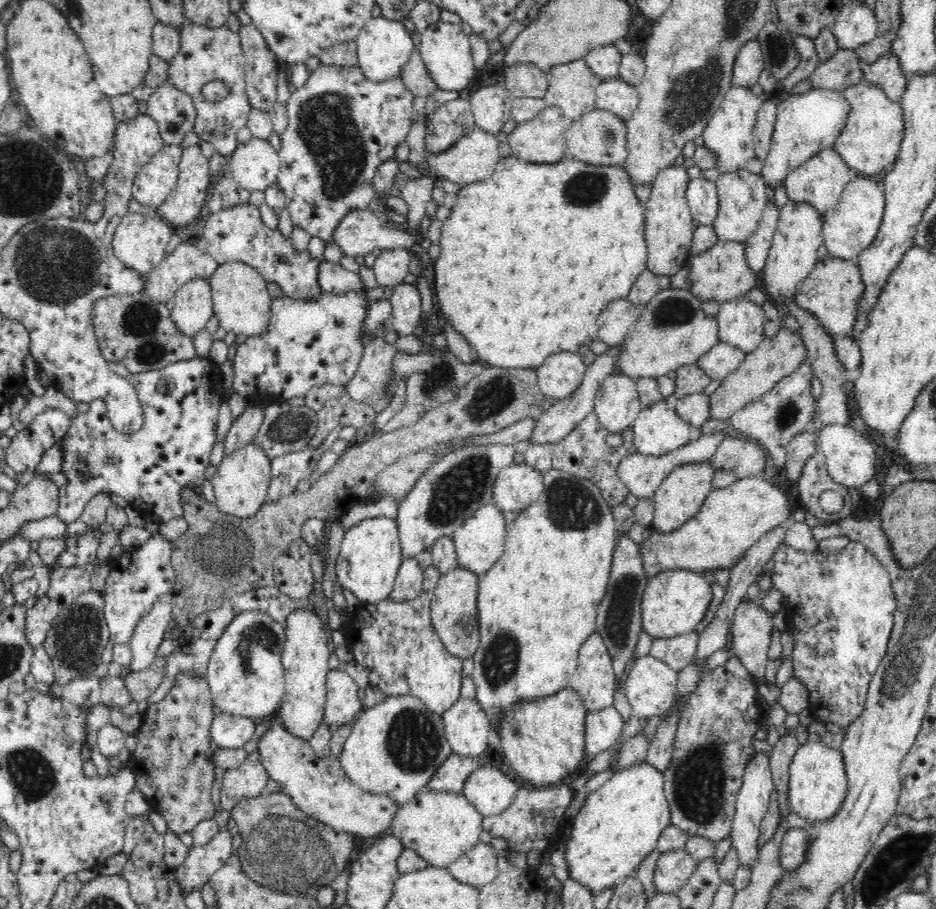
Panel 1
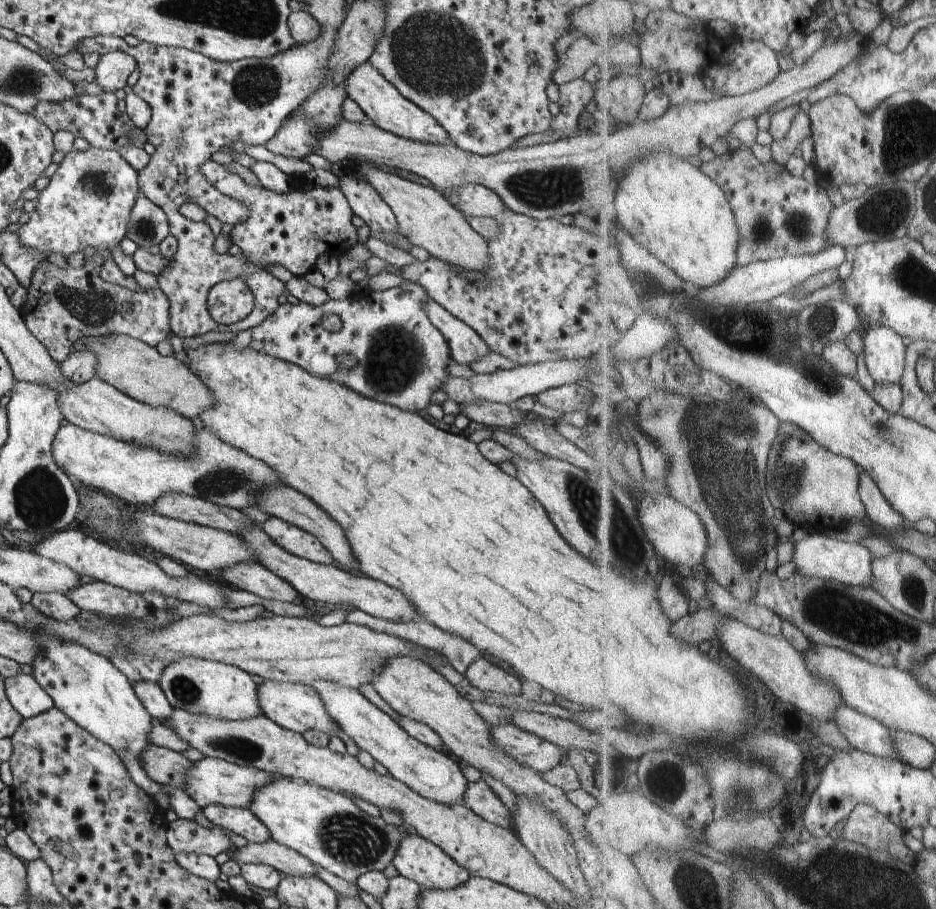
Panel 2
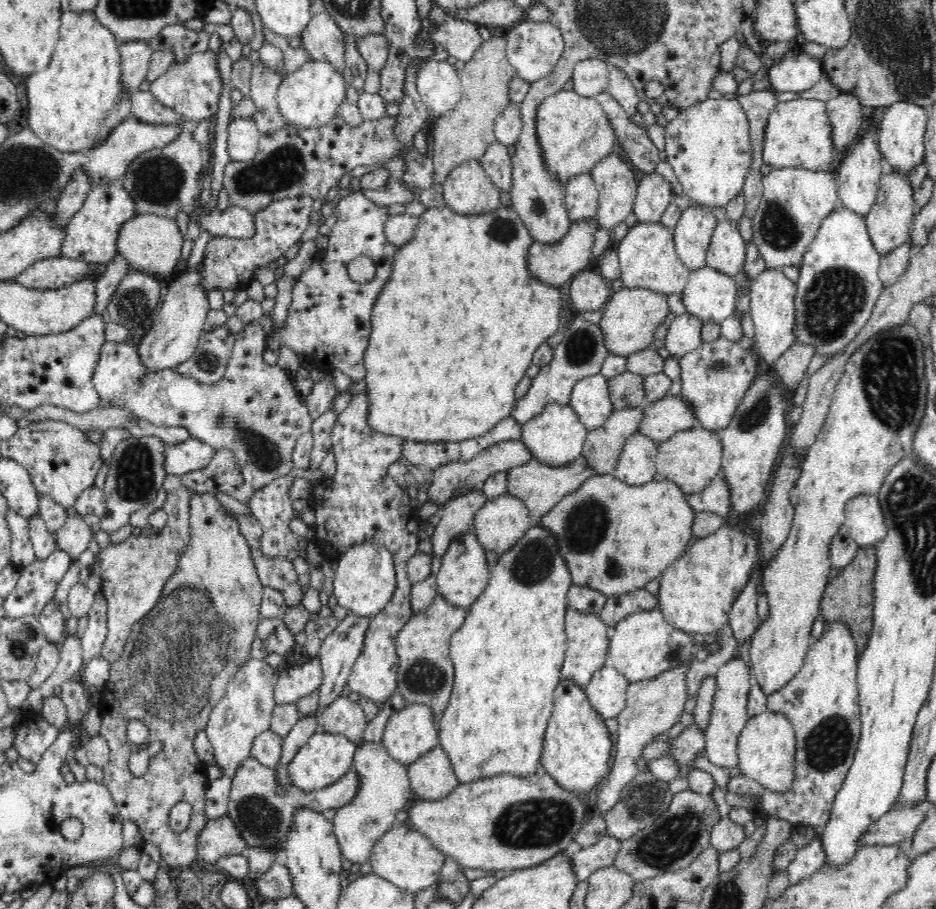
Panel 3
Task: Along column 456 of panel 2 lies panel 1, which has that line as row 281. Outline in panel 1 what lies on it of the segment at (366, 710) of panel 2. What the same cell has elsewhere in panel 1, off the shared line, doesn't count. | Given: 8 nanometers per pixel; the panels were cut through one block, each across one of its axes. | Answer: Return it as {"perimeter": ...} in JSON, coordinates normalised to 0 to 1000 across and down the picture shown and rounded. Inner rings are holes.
{"perimeter":[[[842,221],[834,230],[827,253],[825,271],[821,275],[817,295],[812,301],[812,317],[818,322],[818,327],[830,337],[835,337],[853,321],[857,309],[870,296],[878,275],[878,241],[872,229],[863,223]]]}

